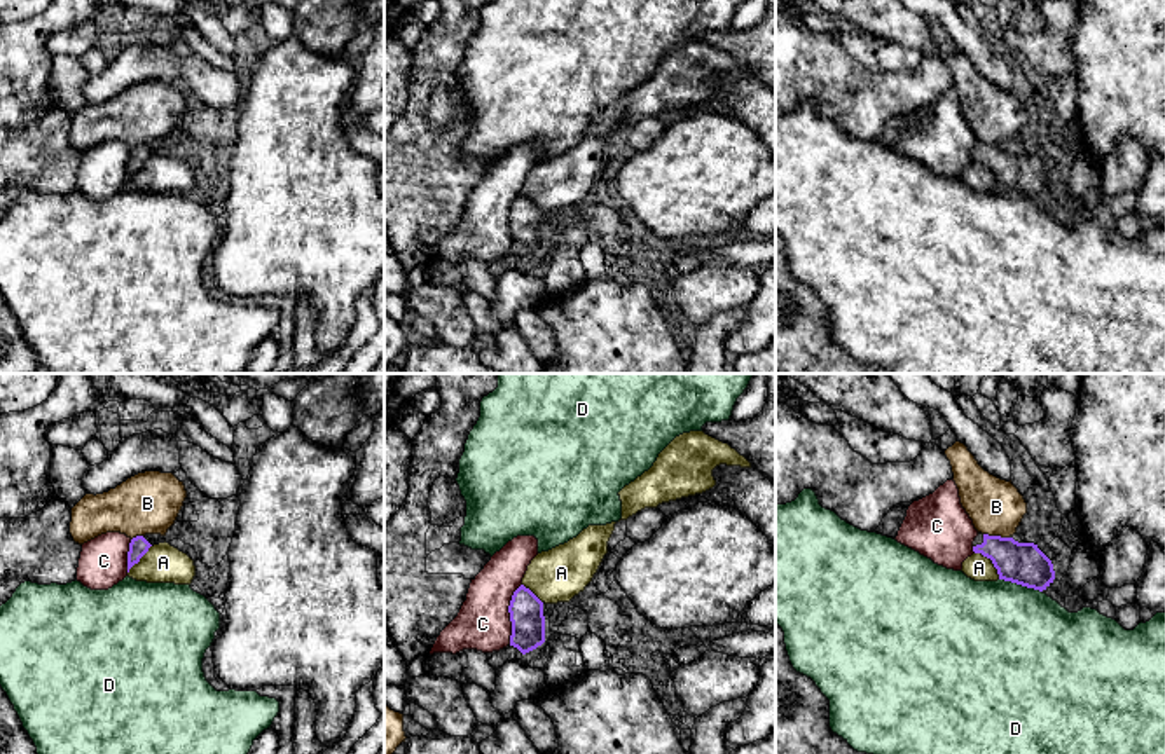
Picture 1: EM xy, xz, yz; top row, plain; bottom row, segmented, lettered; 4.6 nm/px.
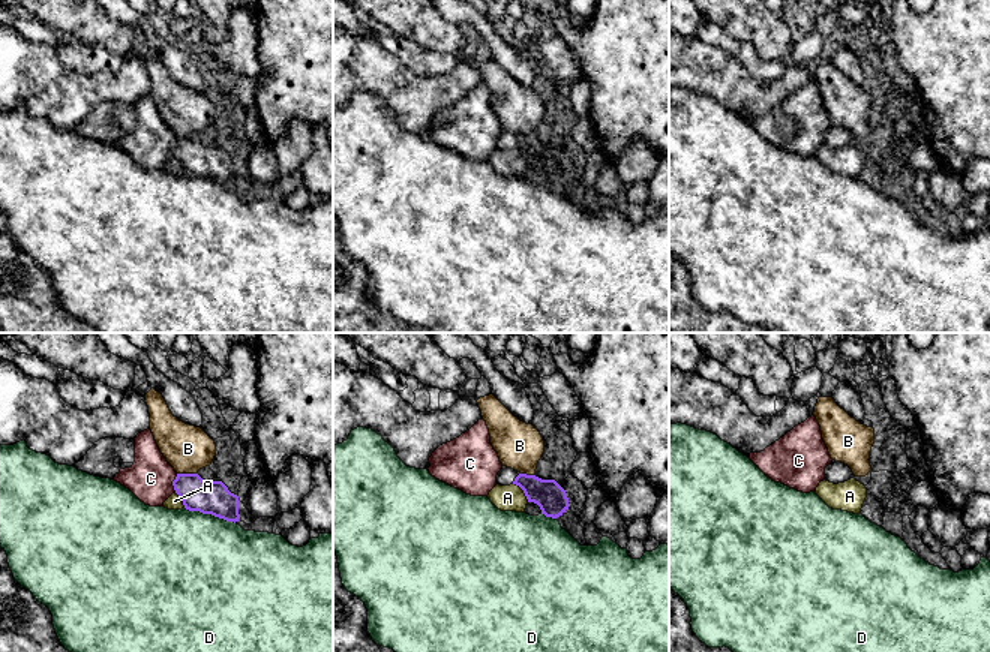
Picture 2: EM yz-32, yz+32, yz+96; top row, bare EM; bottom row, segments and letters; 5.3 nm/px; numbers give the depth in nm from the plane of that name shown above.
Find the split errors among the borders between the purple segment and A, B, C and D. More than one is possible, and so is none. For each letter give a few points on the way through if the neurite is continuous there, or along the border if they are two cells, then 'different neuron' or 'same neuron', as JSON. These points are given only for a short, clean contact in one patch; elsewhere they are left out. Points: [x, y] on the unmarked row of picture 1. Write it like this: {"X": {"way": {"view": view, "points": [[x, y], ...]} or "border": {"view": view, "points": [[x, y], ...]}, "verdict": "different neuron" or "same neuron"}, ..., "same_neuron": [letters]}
{"A": {"border": {"view": "yz", "points": [[975, 161], [991, 170], [999, 187]]}, "verdict": "different neuron"}, "B": {"border": {"view": "yz", "points": [[984, 142], [1008, 147]]}, "verdict": "different neuron"}, "C": {"verdict": "different neuron"}, "D": {"verdict": "different neuron"}, "same_neuron": []}

